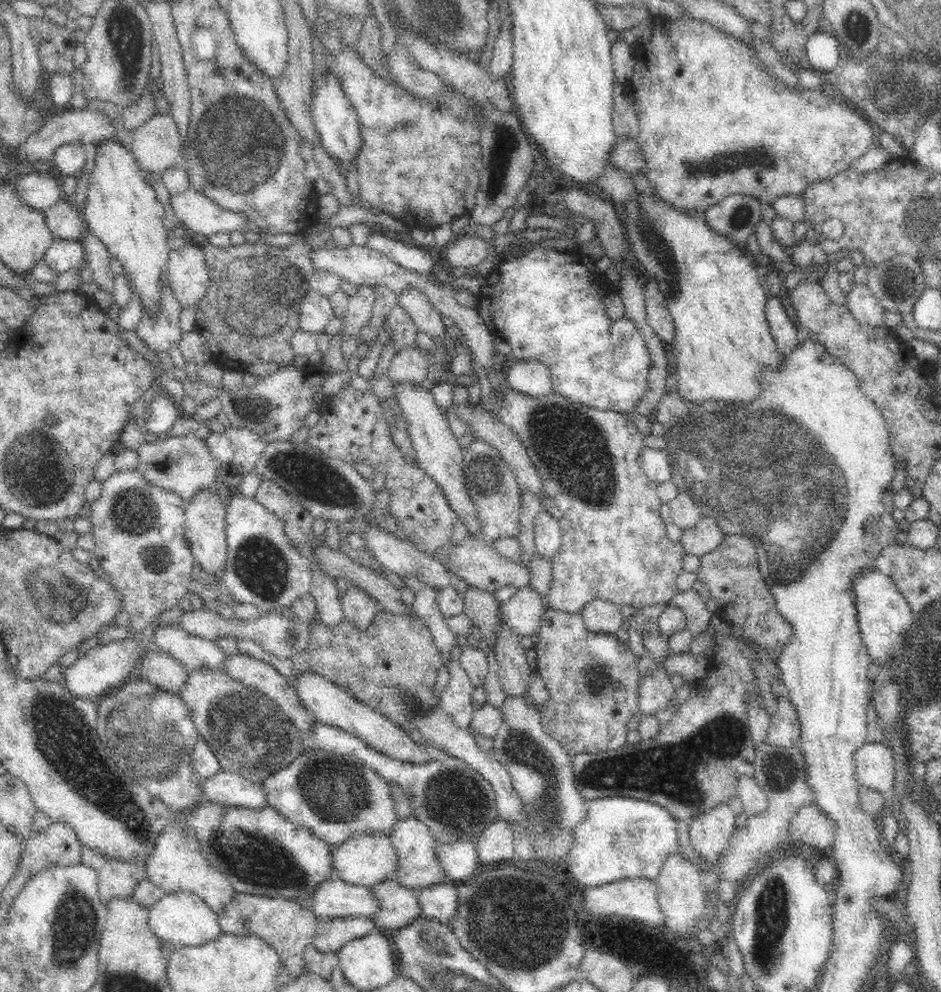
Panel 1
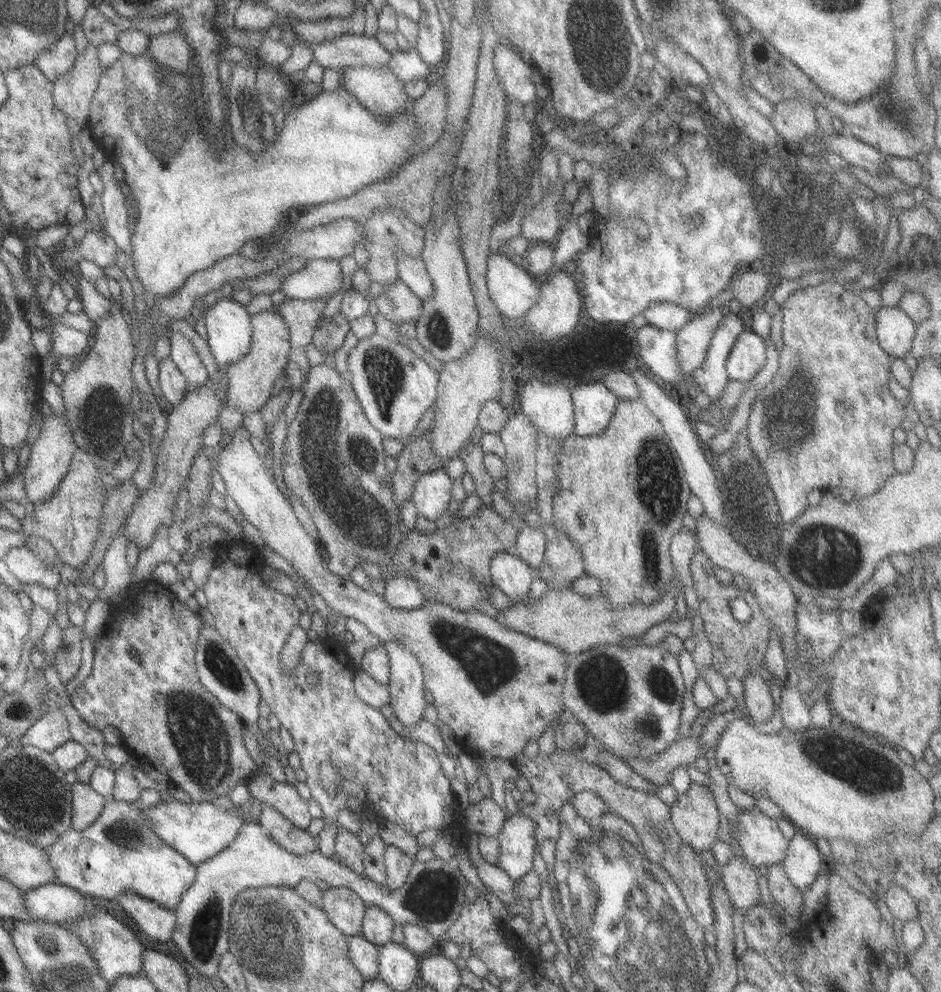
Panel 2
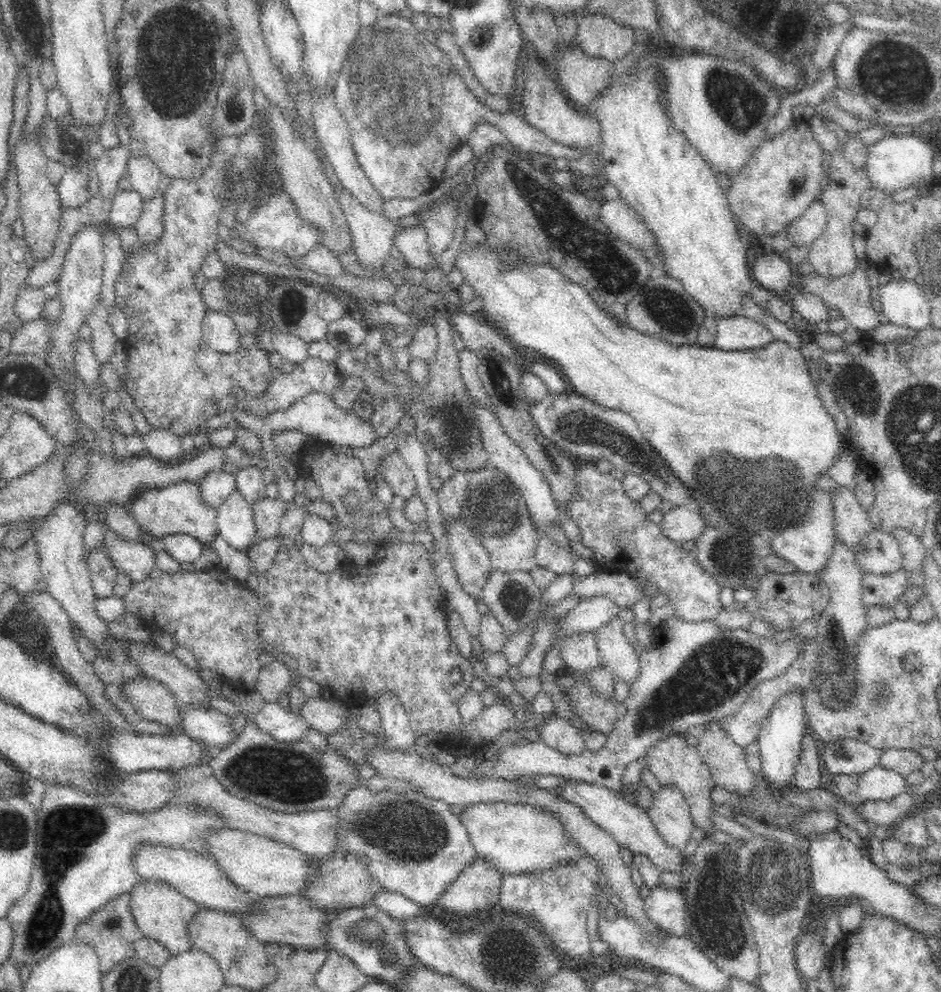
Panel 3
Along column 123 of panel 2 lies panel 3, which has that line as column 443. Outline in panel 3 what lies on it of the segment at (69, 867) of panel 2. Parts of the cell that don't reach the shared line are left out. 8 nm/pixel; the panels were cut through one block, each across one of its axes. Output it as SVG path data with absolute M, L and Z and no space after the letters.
M362 782L346 794L344 803L336 810L342 833L339 831L339 844L332 854L356 854L364 857L371 878L382 891L400 893L420 906L437 904L442 894L472 864L475 857L468 832L450 810L450 806L443 801L426 798L420 792L372 792Z

